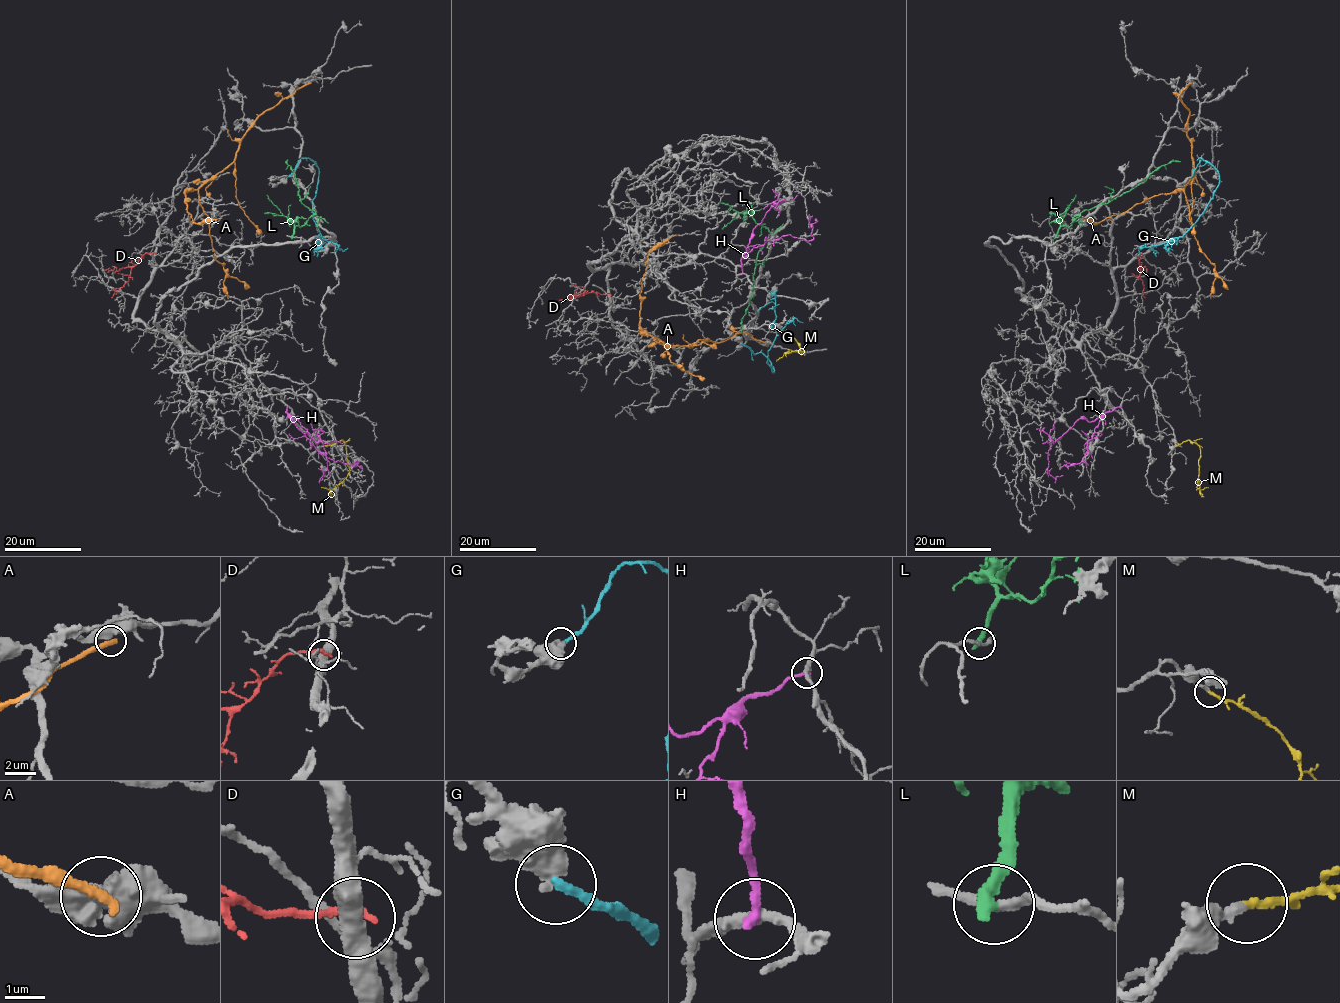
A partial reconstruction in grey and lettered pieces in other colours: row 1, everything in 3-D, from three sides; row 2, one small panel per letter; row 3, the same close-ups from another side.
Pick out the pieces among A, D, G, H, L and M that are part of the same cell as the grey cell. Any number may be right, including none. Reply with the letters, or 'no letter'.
M

